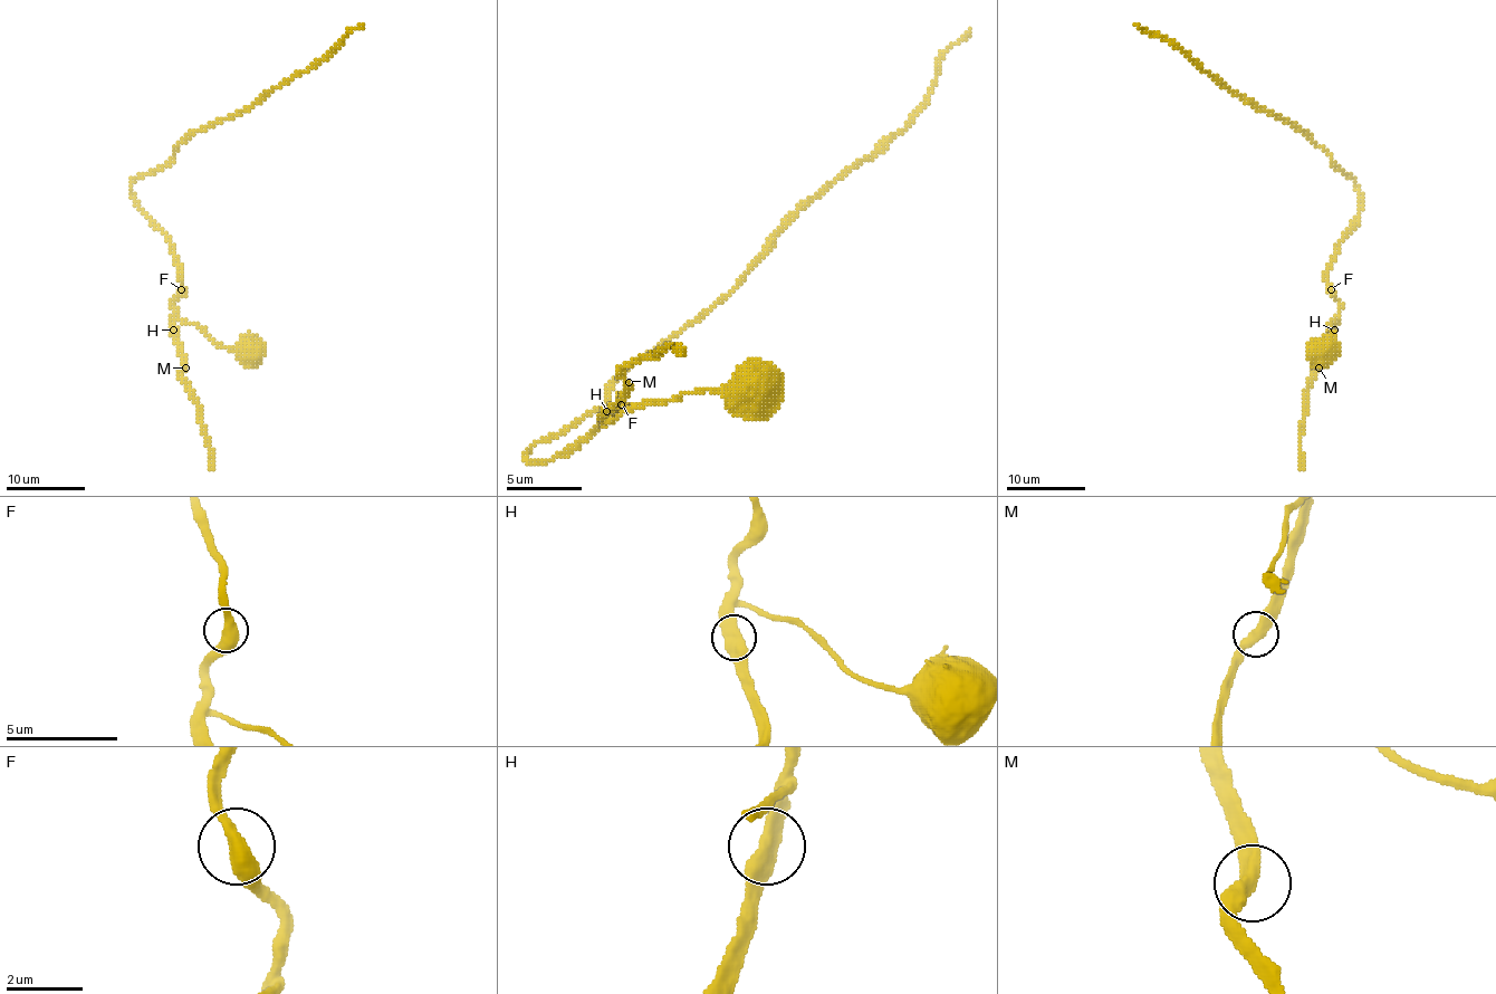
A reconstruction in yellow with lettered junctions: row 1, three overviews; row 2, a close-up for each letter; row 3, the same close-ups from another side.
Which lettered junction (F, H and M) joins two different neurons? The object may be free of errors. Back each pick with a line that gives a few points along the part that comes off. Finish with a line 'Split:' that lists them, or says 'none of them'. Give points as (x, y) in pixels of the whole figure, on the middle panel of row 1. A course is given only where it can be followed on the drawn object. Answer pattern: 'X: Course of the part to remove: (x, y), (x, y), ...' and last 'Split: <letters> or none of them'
Split: none of them

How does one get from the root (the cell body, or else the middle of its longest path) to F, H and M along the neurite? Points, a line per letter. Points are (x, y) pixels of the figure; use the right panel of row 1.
F: (1324, 354), (1329, 326), (1339, 316), (1340, 305), (1331, 289)
H: (1324, 354), (1329, 326), (1339, 318), (1334, 331)
M: (1324, 354), (1329, 326), (1339, 318), (1329, 359), (1319, 368)

